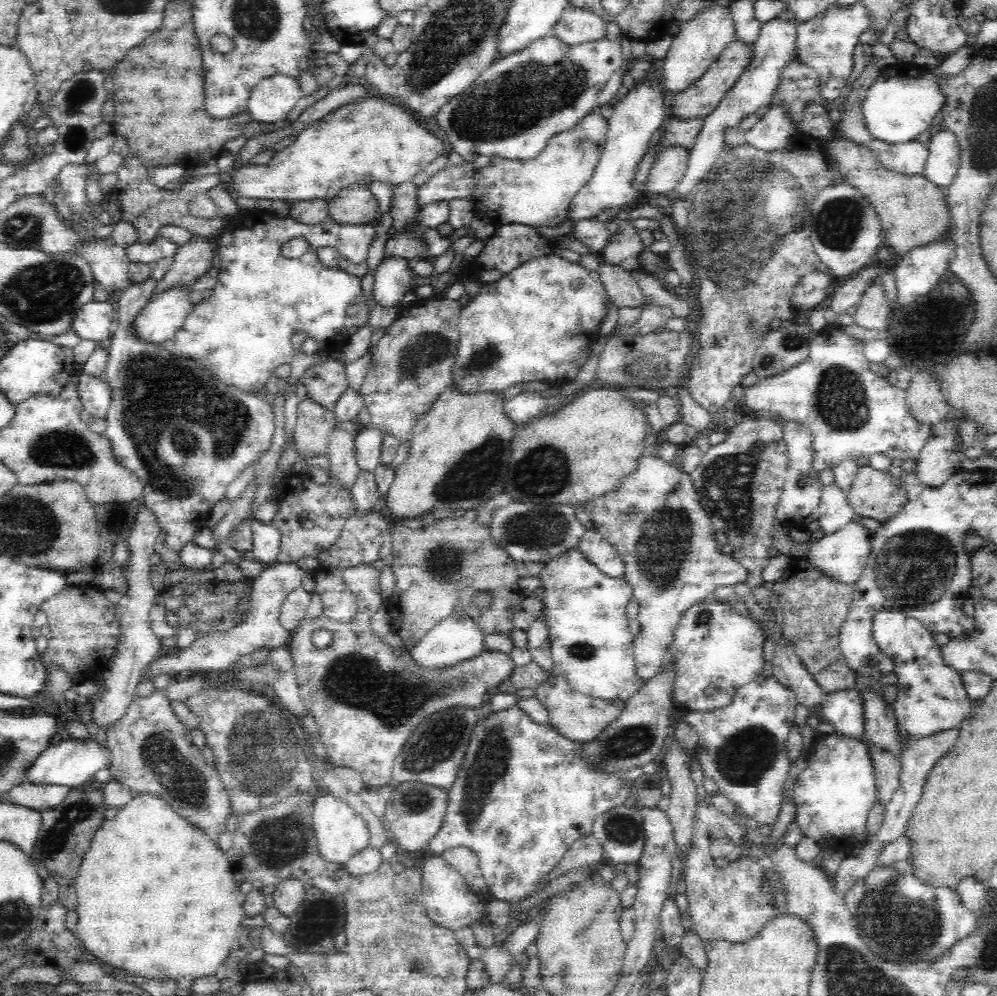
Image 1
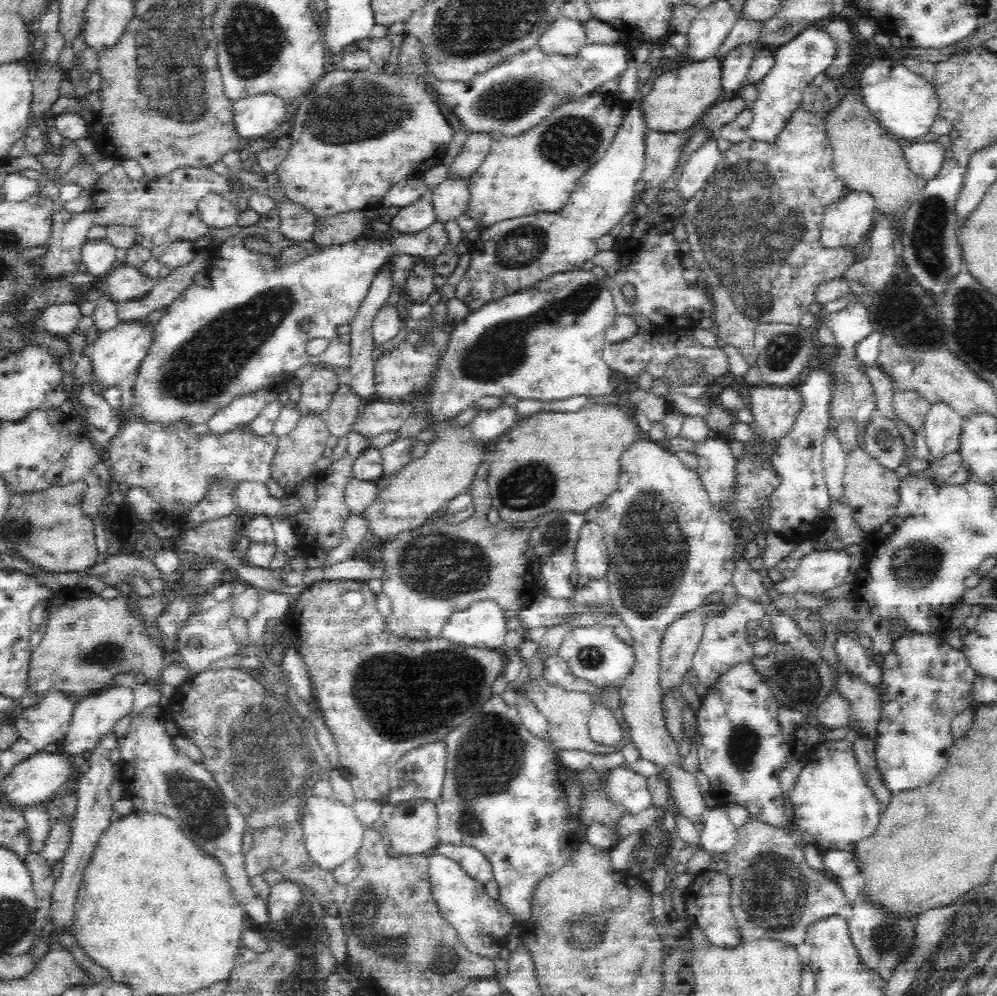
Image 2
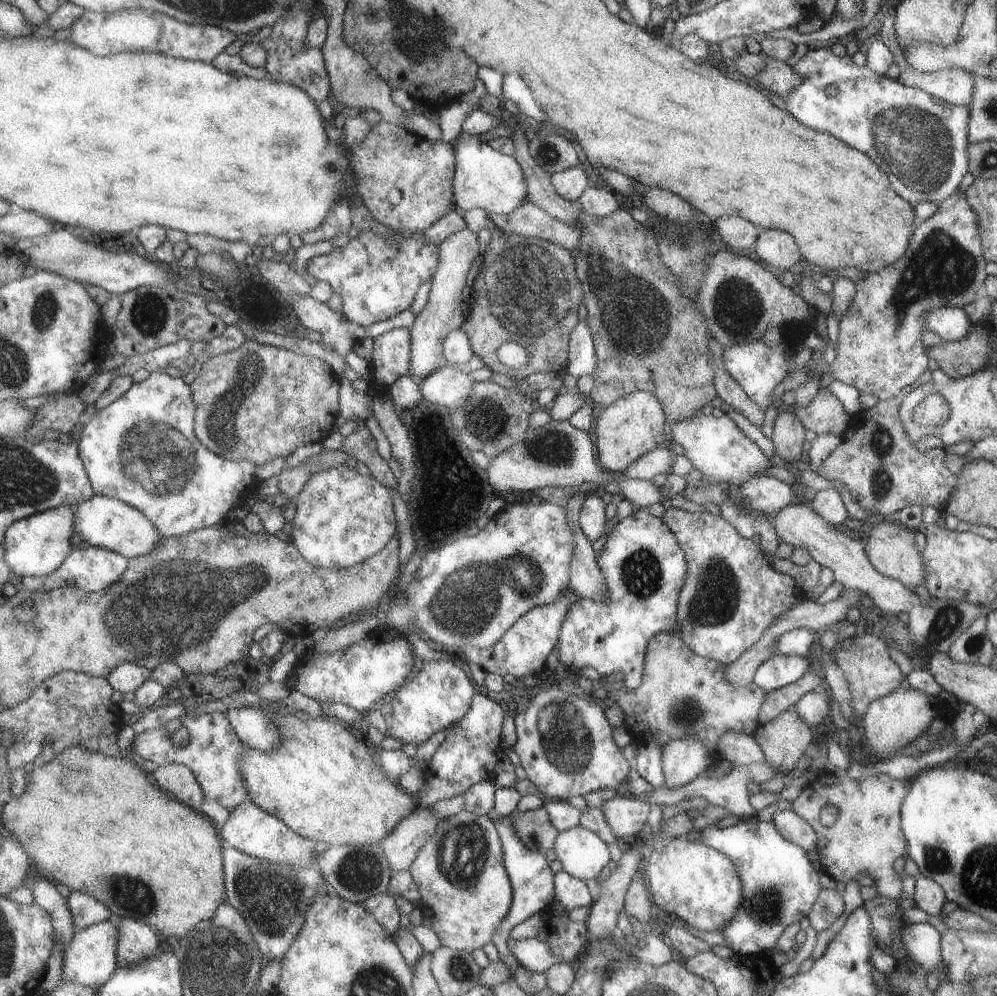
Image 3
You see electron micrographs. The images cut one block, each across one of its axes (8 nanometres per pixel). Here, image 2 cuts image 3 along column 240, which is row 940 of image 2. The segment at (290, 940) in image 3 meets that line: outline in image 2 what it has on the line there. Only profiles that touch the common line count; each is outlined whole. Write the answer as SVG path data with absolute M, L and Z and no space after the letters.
M859 894L852 906L852 915L848 923L850 940L856 949L856 955L860 957L862 966L865 966L880 978L888 978L894 967L900 964L900 960L904 960L908 956L912 938L914 938L912 920L885 914L864 901L863 896Z

